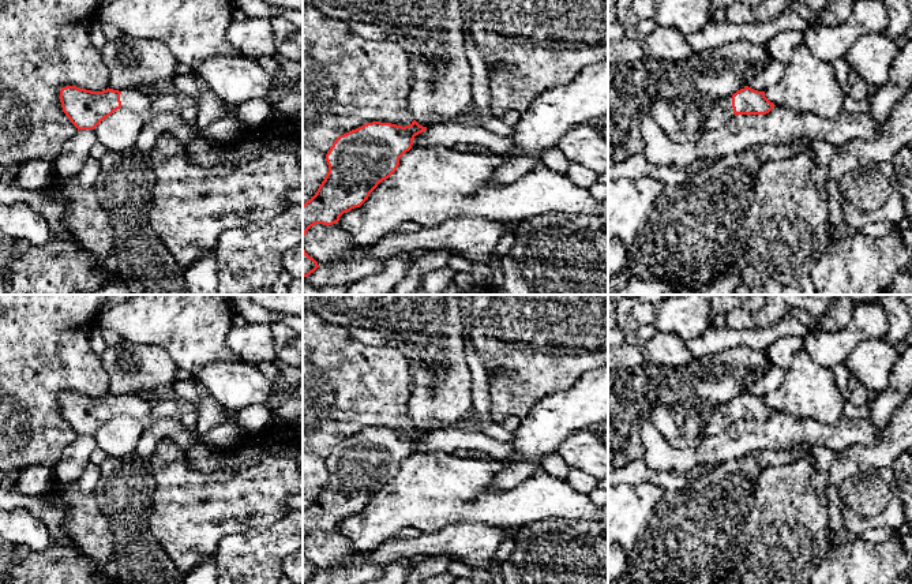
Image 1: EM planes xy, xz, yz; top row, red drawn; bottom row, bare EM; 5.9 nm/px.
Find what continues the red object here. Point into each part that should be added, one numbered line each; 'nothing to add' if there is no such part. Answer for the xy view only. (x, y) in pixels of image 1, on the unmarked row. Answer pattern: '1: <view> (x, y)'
1: xy (135, 407)

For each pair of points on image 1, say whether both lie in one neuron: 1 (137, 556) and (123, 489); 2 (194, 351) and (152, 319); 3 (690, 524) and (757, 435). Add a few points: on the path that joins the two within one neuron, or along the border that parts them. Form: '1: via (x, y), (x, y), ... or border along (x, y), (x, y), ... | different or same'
1: via (123, 539), (123, 505) | same
2: via (187, 340), (166, 319), (162, 319) | same
3: border along (739, 457), (709, 468) | different

